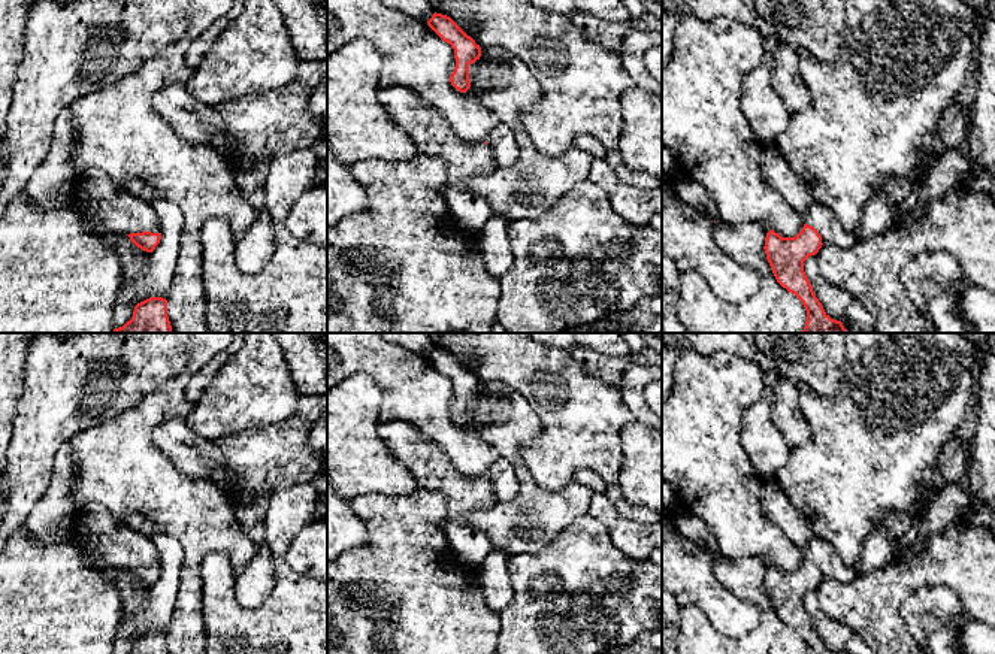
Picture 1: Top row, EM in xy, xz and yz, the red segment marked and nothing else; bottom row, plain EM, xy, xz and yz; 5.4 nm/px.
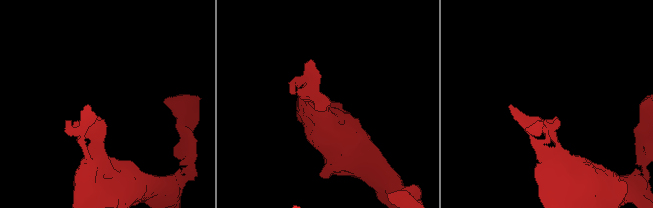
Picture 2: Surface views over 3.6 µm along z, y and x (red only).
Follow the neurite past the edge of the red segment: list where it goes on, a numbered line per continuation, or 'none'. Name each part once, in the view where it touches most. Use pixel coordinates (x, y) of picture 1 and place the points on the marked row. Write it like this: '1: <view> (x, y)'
1: xy (114, 211)

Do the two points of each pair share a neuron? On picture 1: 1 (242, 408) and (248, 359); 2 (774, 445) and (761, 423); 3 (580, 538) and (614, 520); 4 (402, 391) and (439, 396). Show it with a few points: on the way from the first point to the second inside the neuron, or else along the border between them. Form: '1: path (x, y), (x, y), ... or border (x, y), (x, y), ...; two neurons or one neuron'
1: path (242, 396), (248, 390), (248, 371); one neuron
2: path (768, 439), (761, 429); one neuron
3: border (587, 514), (604, 527), (611, 542), (625, 554); two neurons
4: path (411, 391), (431, 396); one neuron

